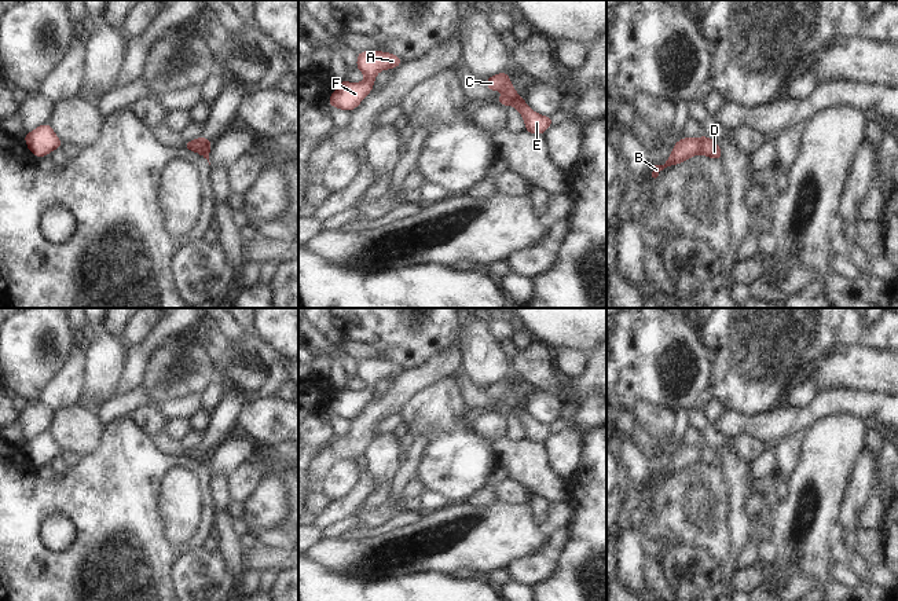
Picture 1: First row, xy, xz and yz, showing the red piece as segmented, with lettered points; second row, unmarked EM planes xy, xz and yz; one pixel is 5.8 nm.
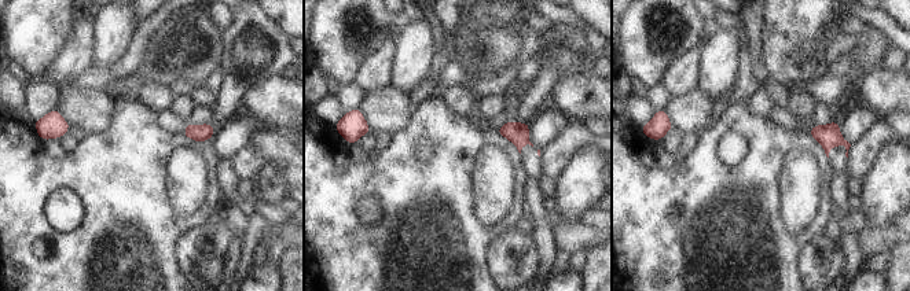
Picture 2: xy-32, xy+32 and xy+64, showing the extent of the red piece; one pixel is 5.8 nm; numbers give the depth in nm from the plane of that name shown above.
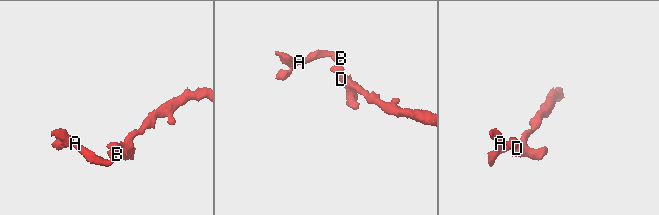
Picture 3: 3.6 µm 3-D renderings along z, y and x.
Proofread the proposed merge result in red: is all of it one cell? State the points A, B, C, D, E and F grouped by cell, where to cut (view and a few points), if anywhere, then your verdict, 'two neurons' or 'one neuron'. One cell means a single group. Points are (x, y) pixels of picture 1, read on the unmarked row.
A B C F / D E; cut in yz along (702, 446), (699, 461); two neurons

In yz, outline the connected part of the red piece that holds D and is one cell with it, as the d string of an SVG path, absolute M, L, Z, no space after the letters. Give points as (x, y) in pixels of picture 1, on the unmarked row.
M703 443L701 446L701 458L700 462L704 465L715 466L718 469L722 469L722 459L716 450L714 450L707 443Z

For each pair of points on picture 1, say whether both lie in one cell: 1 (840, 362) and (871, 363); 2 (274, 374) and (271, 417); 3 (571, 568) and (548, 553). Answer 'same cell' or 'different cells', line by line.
1: same cell
2: different cells
3: different cells

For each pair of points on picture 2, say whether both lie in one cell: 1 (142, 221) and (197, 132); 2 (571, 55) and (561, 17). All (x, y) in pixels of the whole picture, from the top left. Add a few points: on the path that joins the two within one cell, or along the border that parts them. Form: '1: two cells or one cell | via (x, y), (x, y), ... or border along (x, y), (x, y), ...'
1: two cells | border along (182, 133), (194, 140), (206, 142)
2: two cells | border along (554, 22), (578, 26), (587, 44)

